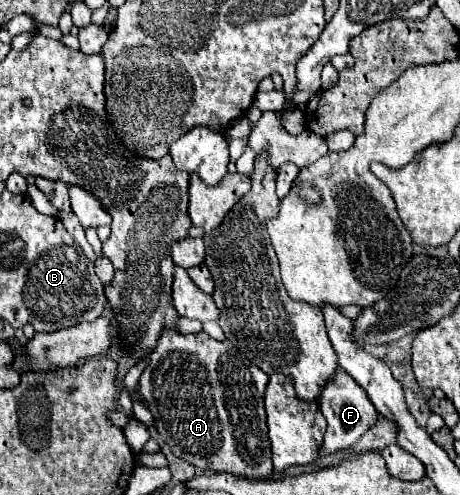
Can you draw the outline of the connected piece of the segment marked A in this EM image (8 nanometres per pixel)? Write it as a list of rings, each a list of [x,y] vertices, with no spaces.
[[[164,329],[156,349],[150,353],[150,363],[140,377],[140,395],[154,415],[158,435],[170,451],[184,461],[200,461],[204,471],[222,471],[246,479],[266,479],[272,475],[272,453],[268,443],[264,391],[268,375],[248,361],[228,341],[216,341],[208,333],[176,333]]]

